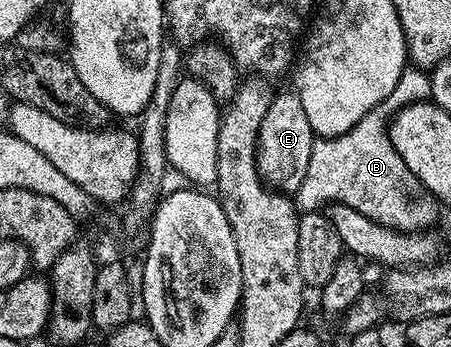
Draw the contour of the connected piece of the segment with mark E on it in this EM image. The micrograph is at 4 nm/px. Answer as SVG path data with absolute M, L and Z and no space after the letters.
M296 92L288 93L274 93L271 108L267 108L267 116L263 116L257 141L257 170L267 186L293 196L299 184L303 184L303 176L307 176L315 135L307 121L307 112L303 112L303 104L299 104L299 96Z

